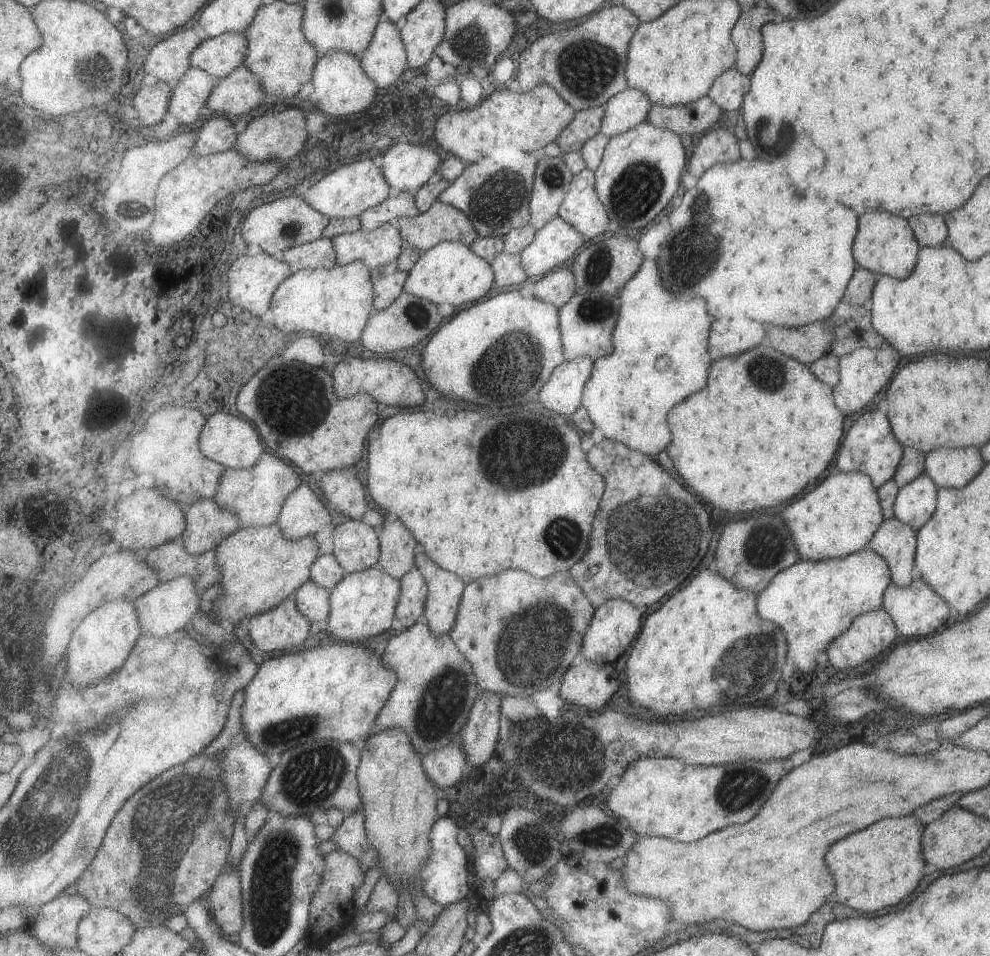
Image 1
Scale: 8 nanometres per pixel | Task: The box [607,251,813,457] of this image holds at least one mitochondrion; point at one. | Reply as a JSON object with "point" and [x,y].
{"point":[769,376]}

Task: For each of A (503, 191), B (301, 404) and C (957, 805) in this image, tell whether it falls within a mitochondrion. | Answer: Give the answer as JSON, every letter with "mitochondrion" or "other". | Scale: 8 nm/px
{"A":"mitochondrion","B":"mitochondrion","C":"other"}

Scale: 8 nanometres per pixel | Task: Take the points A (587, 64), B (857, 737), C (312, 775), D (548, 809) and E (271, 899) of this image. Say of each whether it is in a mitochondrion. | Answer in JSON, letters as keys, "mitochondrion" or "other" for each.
{"A":"mitochondrion","B":"other","C":"mitochondrion","D":"mitochondrion","E":"mitochondrion"}

